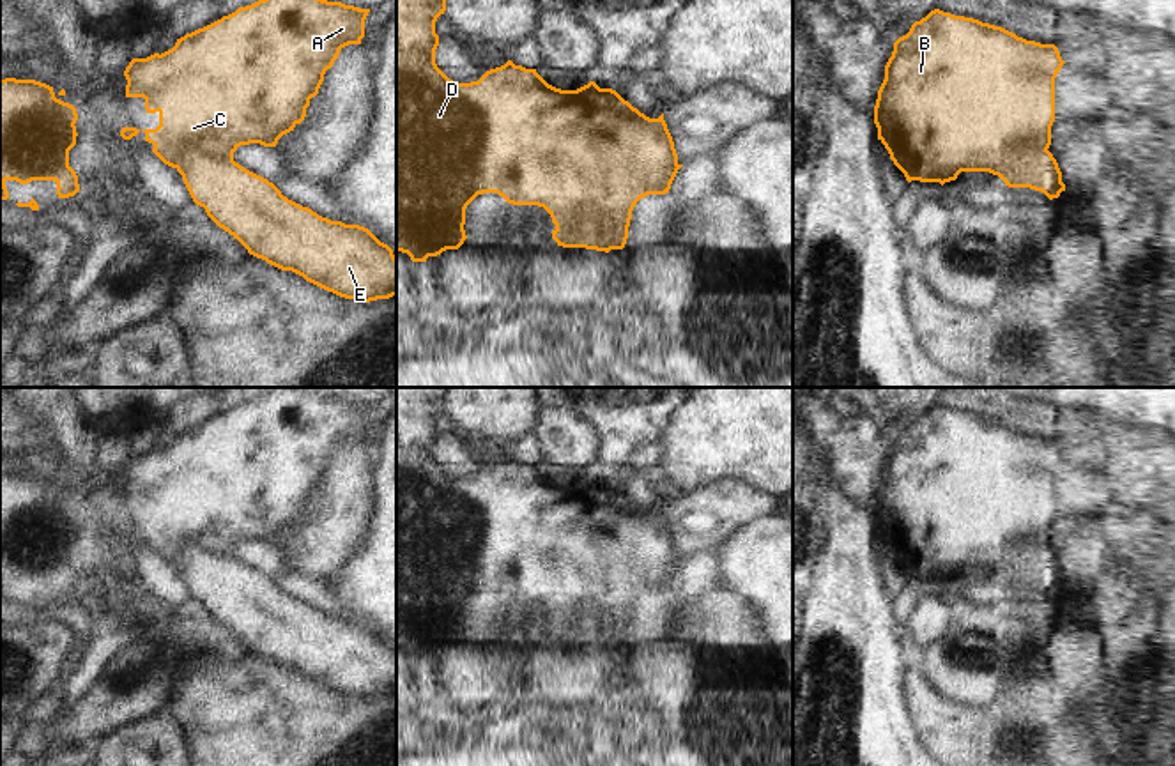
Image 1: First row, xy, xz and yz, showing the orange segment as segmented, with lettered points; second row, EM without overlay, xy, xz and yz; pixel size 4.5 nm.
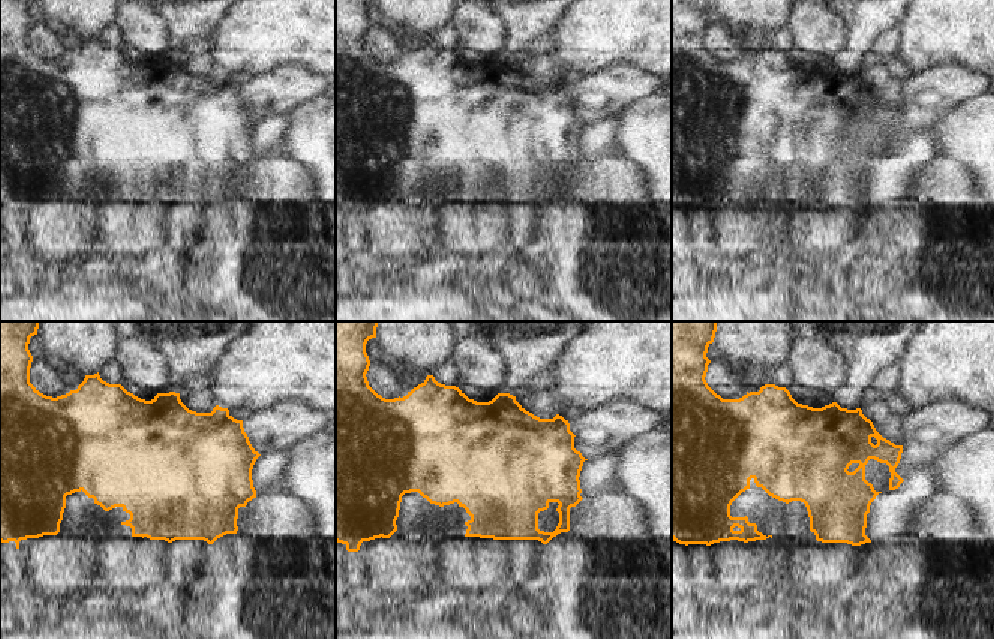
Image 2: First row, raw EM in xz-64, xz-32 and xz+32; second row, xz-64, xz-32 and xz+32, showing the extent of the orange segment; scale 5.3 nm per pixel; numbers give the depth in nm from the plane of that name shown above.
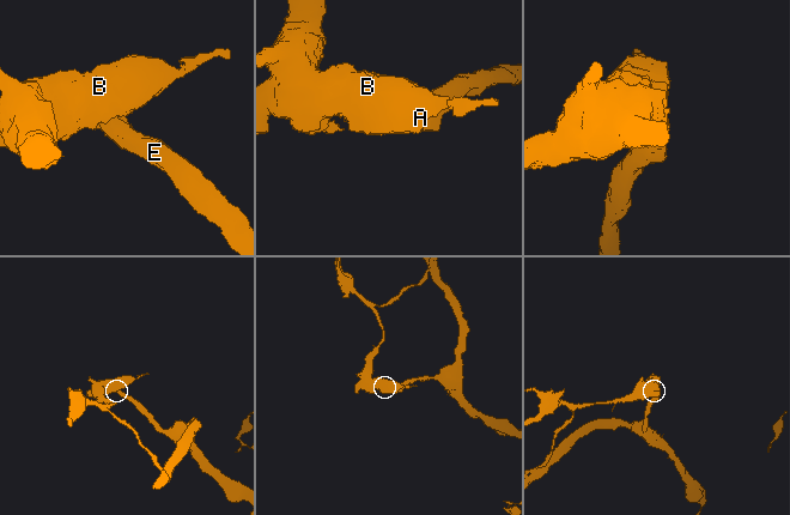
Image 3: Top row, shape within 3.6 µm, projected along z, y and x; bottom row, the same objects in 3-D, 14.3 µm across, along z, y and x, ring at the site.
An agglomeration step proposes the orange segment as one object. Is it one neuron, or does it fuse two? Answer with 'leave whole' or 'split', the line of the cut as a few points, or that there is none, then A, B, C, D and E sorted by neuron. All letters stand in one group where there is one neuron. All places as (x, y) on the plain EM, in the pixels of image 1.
split; cut in xz along (584, 604), (591, 604), (602, 618), (604, 639), (609, 646); A B C D / E

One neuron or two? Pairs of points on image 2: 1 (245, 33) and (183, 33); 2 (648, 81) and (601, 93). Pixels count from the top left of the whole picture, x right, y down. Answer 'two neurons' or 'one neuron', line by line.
1: two neurons
2: one neuron

